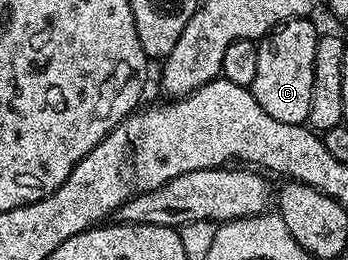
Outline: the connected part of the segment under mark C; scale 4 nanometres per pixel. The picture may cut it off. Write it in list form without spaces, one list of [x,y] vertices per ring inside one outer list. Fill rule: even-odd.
[[[311,18],[286,19],[258,43],[258,69],[250,88],[252,96],[274,121],[307,124],[310,93],[314,93],[314,49],[320,35]]]

